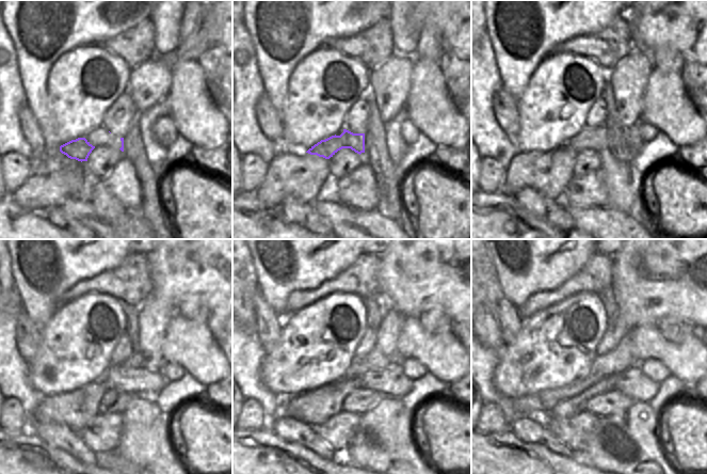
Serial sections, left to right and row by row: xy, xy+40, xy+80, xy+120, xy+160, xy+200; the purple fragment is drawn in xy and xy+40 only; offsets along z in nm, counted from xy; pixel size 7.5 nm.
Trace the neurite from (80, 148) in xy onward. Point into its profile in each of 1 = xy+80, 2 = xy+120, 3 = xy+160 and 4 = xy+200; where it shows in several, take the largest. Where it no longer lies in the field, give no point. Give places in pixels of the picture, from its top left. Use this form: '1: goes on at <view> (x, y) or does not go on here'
1: goes on at xy+80 (592, 138)
2: goes on at xy+120 (137, 381)
3: goes on at xy+160 (391, 381)
4: goes on at xy+200 (632, 382)

